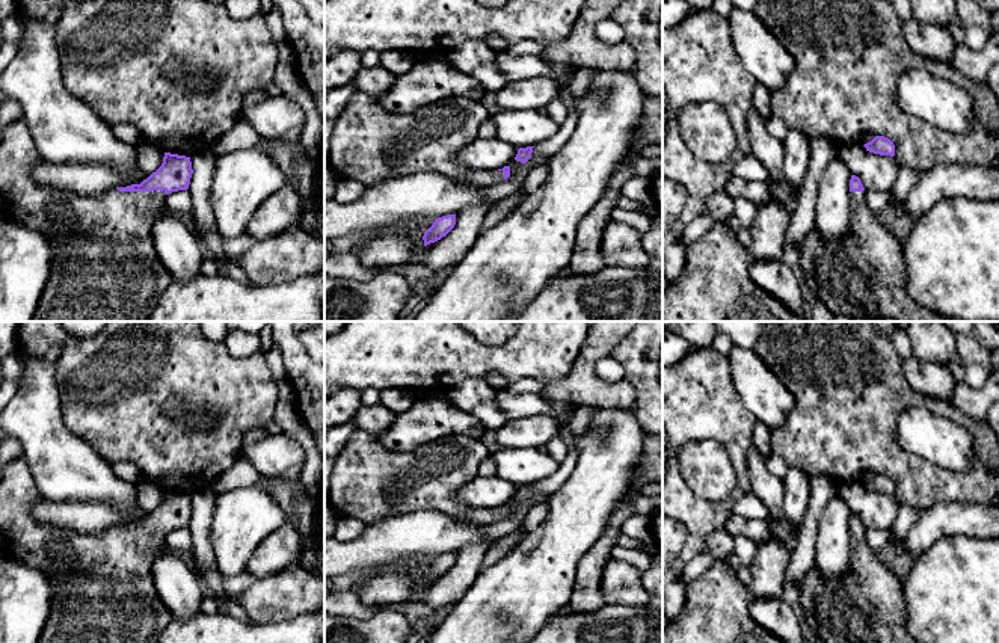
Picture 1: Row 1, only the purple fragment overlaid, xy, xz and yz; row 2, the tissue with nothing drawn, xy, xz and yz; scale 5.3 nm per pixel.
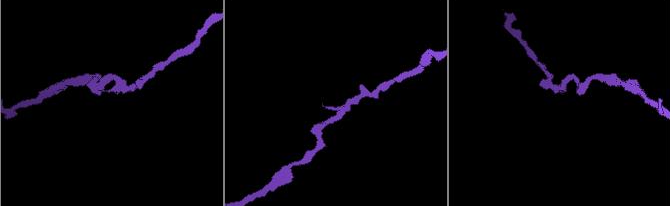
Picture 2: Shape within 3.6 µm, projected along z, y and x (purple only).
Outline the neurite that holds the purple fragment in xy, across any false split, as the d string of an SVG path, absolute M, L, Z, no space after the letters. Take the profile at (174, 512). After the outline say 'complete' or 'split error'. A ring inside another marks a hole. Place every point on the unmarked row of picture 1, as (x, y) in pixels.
M24 456L11 460L0 477L2 554L39 569L50 580L53 599L38 643L157 643L172 614L154 587L154 555L169 531L189 527L190 495L164 491L161 504L140 522L97 534L36 521L32 507L39 497Z | split error

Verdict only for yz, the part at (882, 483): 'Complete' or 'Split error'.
Complete

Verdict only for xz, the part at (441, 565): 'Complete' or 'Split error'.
Complete

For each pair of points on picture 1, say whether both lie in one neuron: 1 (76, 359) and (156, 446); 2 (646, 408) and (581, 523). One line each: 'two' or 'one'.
1: one
2: two

